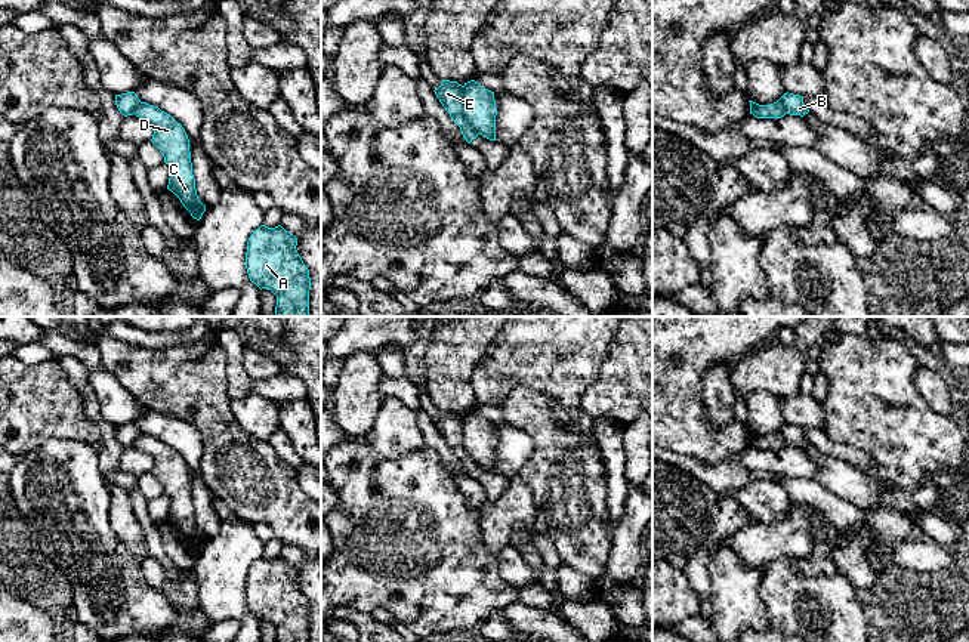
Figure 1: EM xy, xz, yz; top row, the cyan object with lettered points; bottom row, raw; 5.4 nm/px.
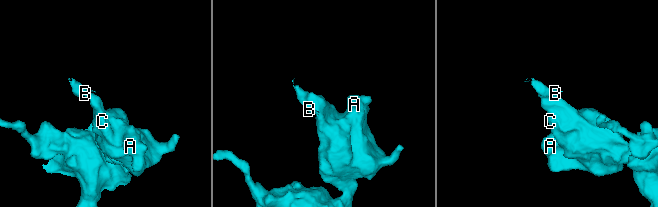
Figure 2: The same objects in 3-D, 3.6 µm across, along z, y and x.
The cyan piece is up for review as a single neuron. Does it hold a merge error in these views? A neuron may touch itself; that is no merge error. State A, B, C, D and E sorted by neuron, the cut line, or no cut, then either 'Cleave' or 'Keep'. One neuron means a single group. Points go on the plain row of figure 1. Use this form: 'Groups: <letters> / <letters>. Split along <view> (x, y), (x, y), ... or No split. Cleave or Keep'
Groups: A C D / B E. Split along xz (462, 417), (462, 444), (480, 465). Cleave

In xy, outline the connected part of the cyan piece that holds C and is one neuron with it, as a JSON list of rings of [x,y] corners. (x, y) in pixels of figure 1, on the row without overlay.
[[[141,433],[135,447],[154,460],[151,473],[160,481],[164,494],[170,499],[167,521],[180,531],[194,550],[200,552],[206,537],[197,527],[189,470],[185,460],[170,445],[146,433]]]

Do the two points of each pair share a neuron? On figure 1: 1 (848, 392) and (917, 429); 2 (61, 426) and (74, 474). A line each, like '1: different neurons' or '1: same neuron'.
1: same neuron
2: different neurons

